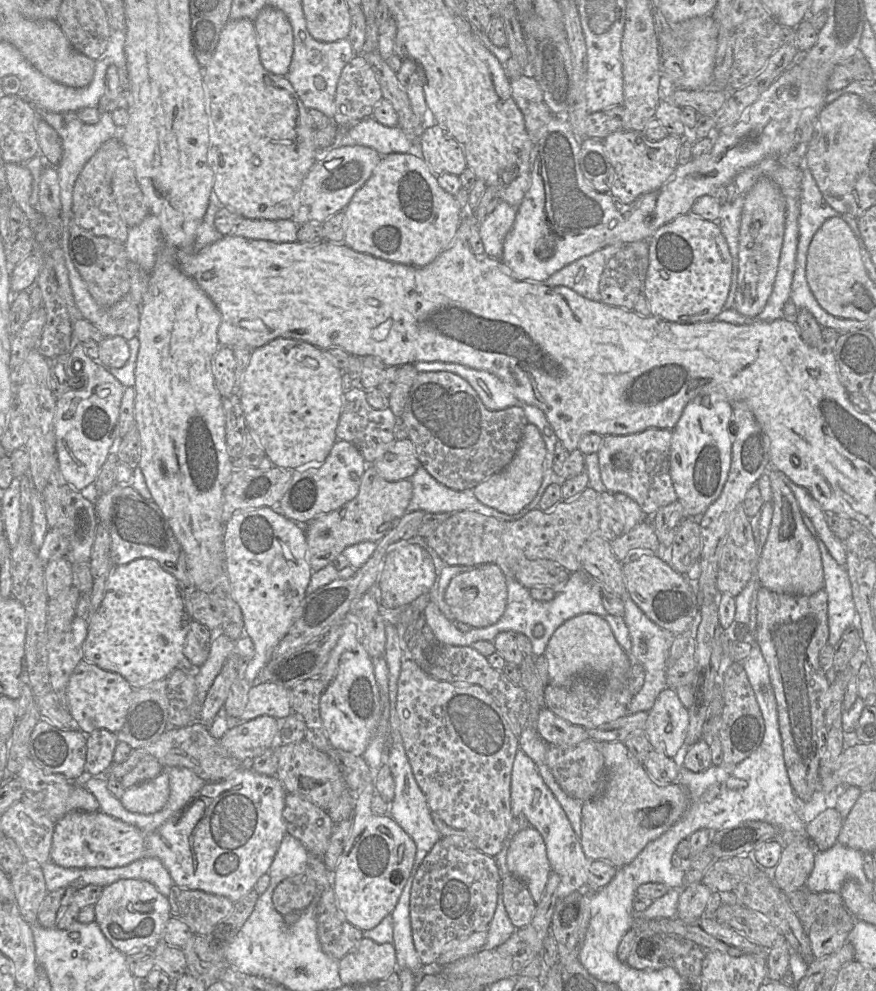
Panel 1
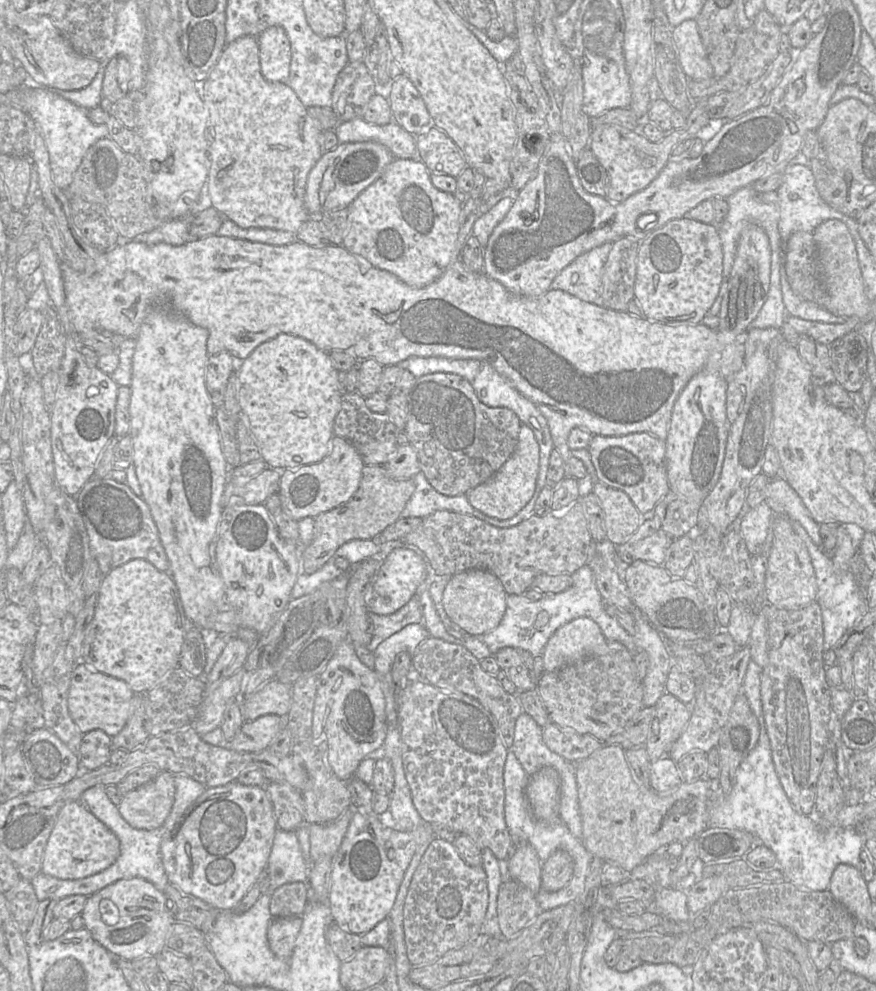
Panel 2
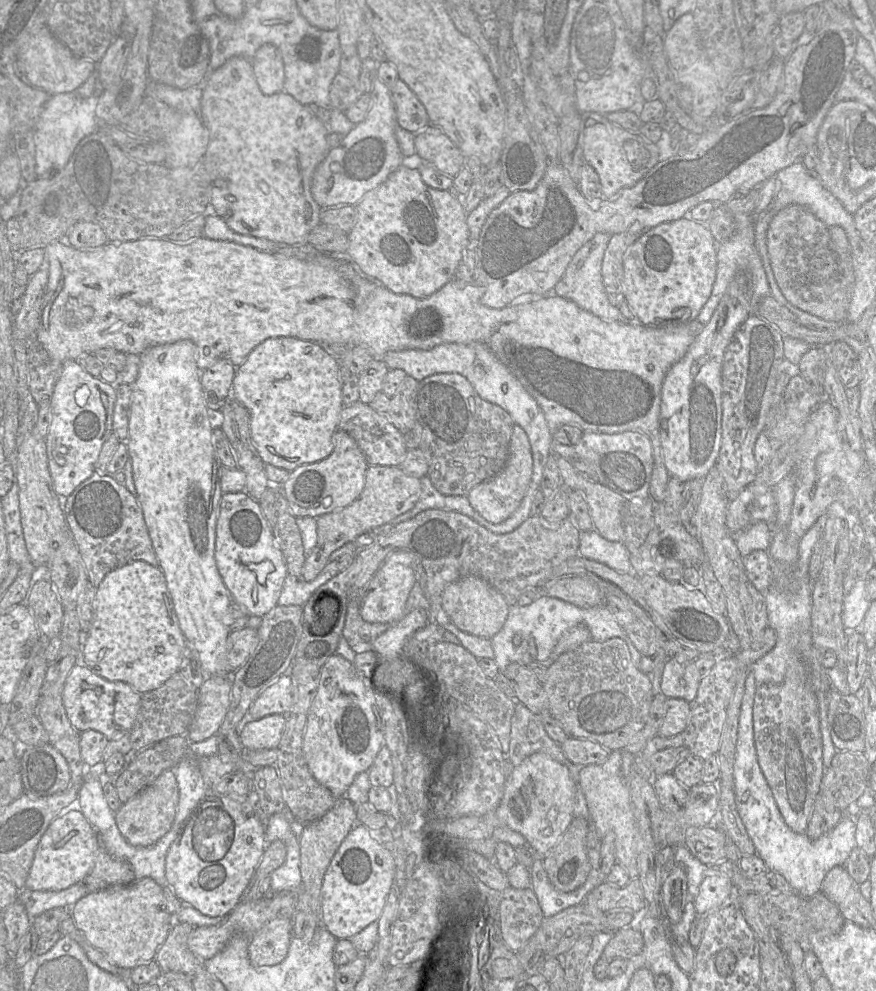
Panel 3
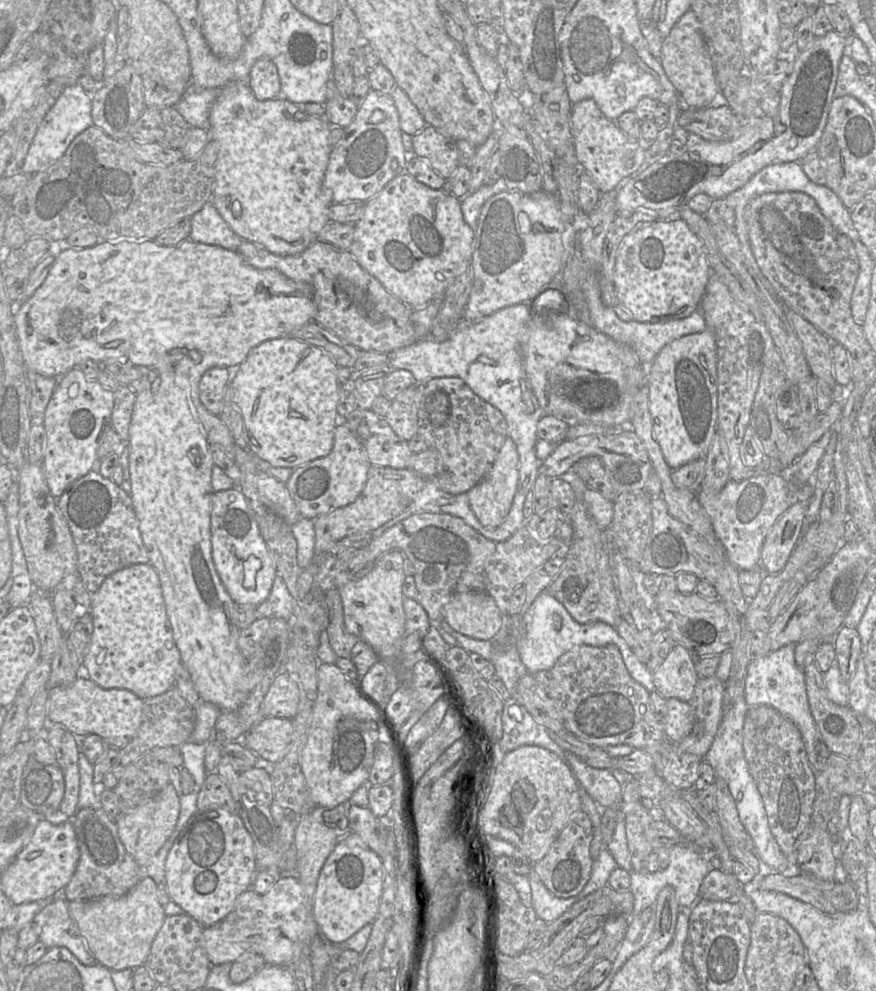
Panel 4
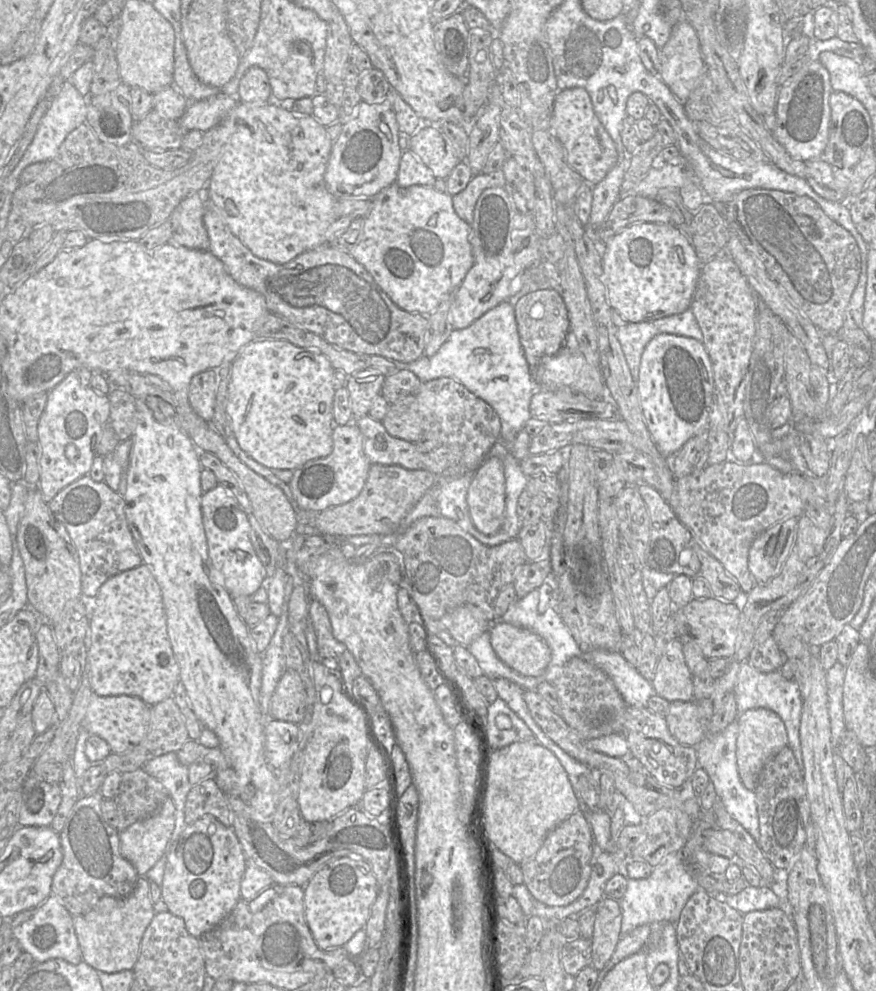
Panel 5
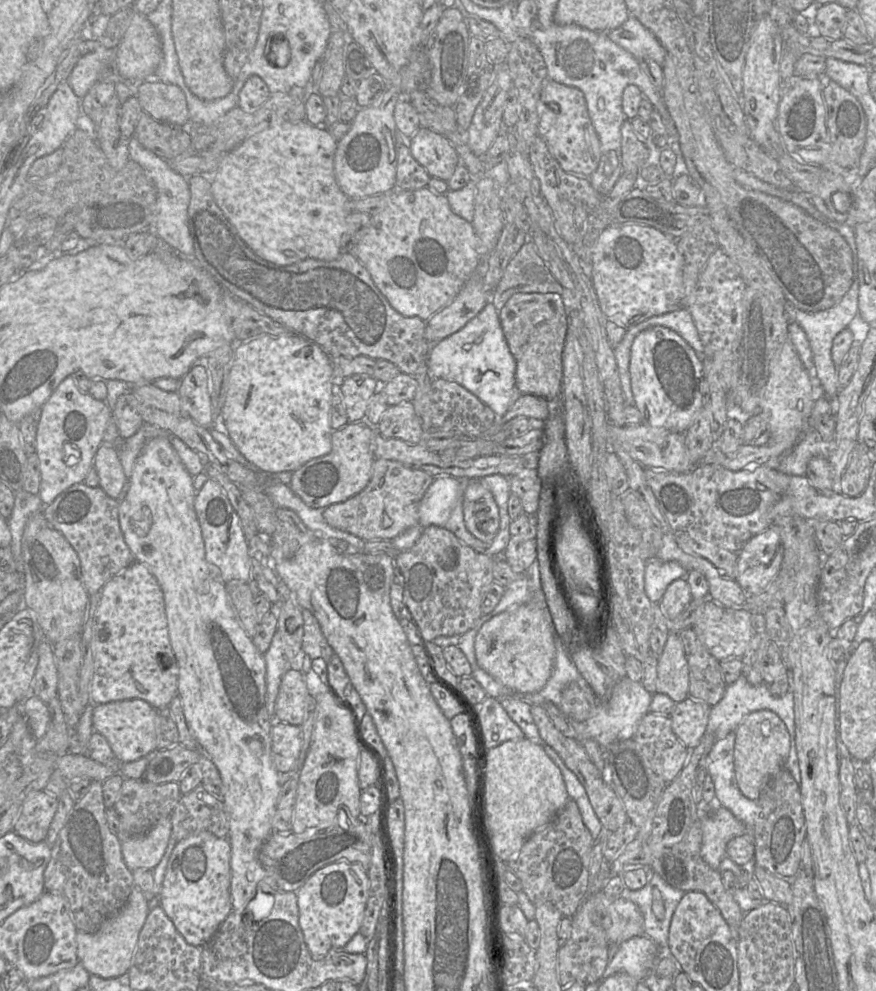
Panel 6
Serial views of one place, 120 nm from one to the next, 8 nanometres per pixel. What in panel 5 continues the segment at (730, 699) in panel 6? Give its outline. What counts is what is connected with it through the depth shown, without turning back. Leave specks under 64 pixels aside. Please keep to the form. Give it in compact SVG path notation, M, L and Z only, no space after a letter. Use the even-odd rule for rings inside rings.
M734 658L730 659L728 670L723 676L716 679L715 682L715 690L711 696L714 709L719 709L725 695L731 692L735 695L738 716L749 709L761 707L777 713L785 724L788 736L788 746L793 751L799 769L804 775L804 762L802 759L799 736L803 699L798 683L795 680L790 681L785 679L780 670L762 673L754 669L747 661L738 662Z

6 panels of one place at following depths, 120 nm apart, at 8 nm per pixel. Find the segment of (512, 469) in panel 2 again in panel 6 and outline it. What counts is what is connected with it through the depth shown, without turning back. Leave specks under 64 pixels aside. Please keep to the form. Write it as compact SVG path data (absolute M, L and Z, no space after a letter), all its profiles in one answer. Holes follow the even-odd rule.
M479 479L466 483L463 518L468 531L483 542L491 542L498 533L500 525L498 506L492 493Z

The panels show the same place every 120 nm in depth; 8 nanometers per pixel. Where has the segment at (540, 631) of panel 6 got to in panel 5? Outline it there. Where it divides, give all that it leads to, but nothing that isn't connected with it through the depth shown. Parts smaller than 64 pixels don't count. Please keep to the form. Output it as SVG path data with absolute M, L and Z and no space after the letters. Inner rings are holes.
M492 623L492 627L487 630L490 634L490 643L497 657L508 667L517 671L524 676L537 677L542 675L549 666L551 661L551 649L544 639L538 634L522 627L516 627L508 623Z

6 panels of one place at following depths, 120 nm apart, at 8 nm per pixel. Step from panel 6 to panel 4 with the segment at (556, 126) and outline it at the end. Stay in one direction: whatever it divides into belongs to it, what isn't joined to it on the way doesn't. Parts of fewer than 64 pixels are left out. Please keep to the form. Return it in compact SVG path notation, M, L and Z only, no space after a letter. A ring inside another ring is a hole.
M592 99L574 103L571 108L571 134L578 162L587 171L601 194L617 189L645 165L646 144L629 138L615 123L606 118Z

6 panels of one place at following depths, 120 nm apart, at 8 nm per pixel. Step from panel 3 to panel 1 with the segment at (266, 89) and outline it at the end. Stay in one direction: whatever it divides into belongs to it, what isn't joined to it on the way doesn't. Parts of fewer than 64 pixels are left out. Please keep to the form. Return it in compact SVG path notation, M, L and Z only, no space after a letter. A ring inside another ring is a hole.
M268 6L257 15L254 27L261 64L275 75L286 76L294 49L293 29L287 16Z

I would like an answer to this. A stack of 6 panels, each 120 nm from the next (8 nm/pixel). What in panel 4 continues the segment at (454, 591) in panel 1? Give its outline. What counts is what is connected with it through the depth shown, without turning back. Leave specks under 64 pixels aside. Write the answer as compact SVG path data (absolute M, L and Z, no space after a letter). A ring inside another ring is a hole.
M480 591L453 593L444 607L444 620L453 630L478 640L491 640L502 626L502 617L494 599Z

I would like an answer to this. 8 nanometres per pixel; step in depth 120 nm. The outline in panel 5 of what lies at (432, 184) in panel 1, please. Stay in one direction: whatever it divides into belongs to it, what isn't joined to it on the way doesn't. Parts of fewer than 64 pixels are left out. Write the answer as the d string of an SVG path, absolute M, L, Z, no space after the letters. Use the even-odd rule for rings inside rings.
M396 182L380 191L372 199L372 207L364 217L362 236L359 242L351 248L349 254L371 274L378 286L390 297L401 309L422 315L431 314L446 298L451 298L456 288L461 284L467 272L474 264L471 245L471 225L461 219L453 208L452 195L447 192L439 192L433 186L411 185L400 187Z

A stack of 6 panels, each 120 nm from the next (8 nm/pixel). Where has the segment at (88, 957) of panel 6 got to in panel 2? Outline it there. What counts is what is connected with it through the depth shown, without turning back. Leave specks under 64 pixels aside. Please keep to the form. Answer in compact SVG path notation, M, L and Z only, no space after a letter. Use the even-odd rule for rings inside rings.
M139 877L118 880L92 894L80 915L84 928L96 942L127 961L144 955L157 956L166 948L166 939L175 922L165 893Z

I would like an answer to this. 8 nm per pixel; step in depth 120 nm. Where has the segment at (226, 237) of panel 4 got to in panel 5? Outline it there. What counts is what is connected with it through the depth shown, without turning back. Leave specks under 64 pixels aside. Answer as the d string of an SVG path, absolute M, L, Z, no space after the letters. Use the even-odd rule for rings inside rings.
M202 189L183 199L173 210L169 218L173 243L188 249L209 250L209 238L203 224L206 200L208 189Z

